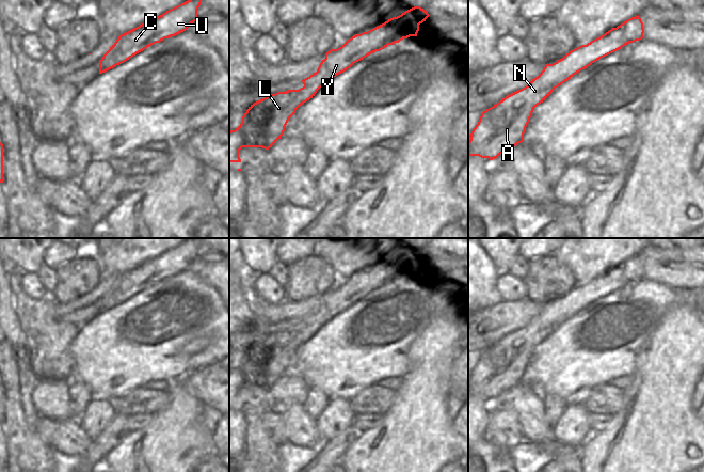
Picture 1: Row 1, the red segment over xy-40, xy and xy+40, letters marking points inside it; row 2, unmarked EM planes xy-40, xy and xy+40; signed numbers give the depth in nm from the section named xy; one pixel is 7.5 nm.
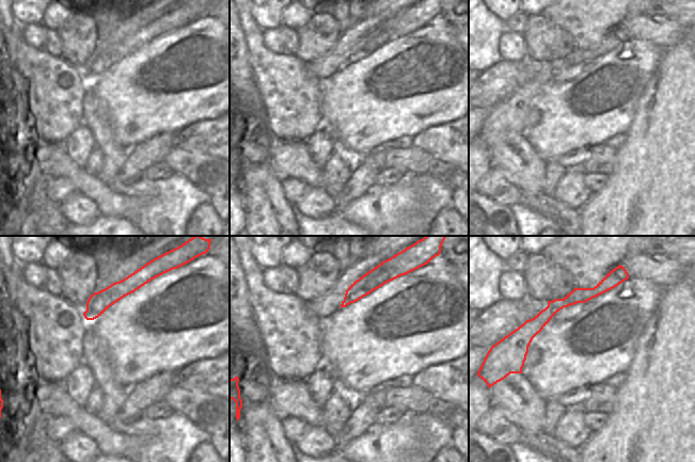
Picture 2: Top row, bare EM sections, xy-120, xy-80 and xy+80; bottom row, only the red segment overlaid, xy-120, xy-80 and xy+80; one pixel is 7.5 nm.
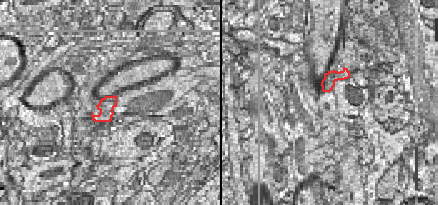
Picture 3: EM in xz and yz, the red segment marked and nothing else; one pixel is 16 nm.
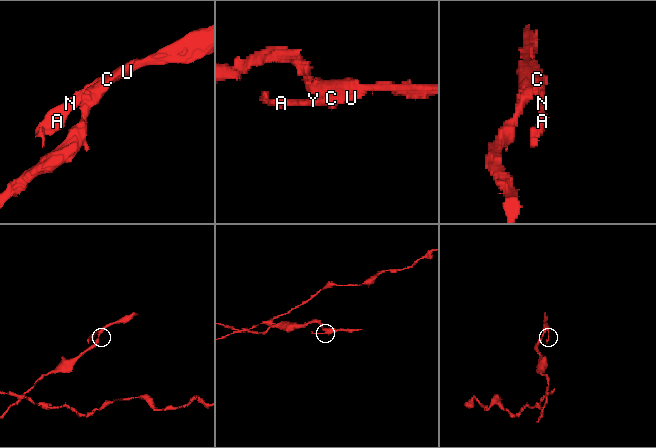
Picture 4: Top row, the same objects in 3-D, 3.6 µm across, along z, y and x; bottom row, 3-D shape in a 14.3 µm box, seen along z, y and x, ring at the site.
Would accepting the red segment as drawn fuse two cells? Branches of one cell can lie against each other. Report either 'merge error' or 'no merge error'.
merge error

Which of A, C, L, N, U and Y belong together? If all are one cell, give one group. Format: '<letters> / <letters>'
A L N Y / C U

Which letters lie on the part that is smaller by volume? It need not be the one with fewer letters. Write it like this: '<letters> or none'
A, L, N, Y

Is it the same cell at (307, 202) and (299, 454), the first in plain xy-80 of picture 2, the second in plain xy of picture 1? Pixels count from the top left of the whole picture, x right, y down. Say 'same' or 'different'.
different

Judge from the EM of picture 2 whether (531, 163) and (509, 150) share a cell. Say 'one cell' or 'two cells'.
one cell

